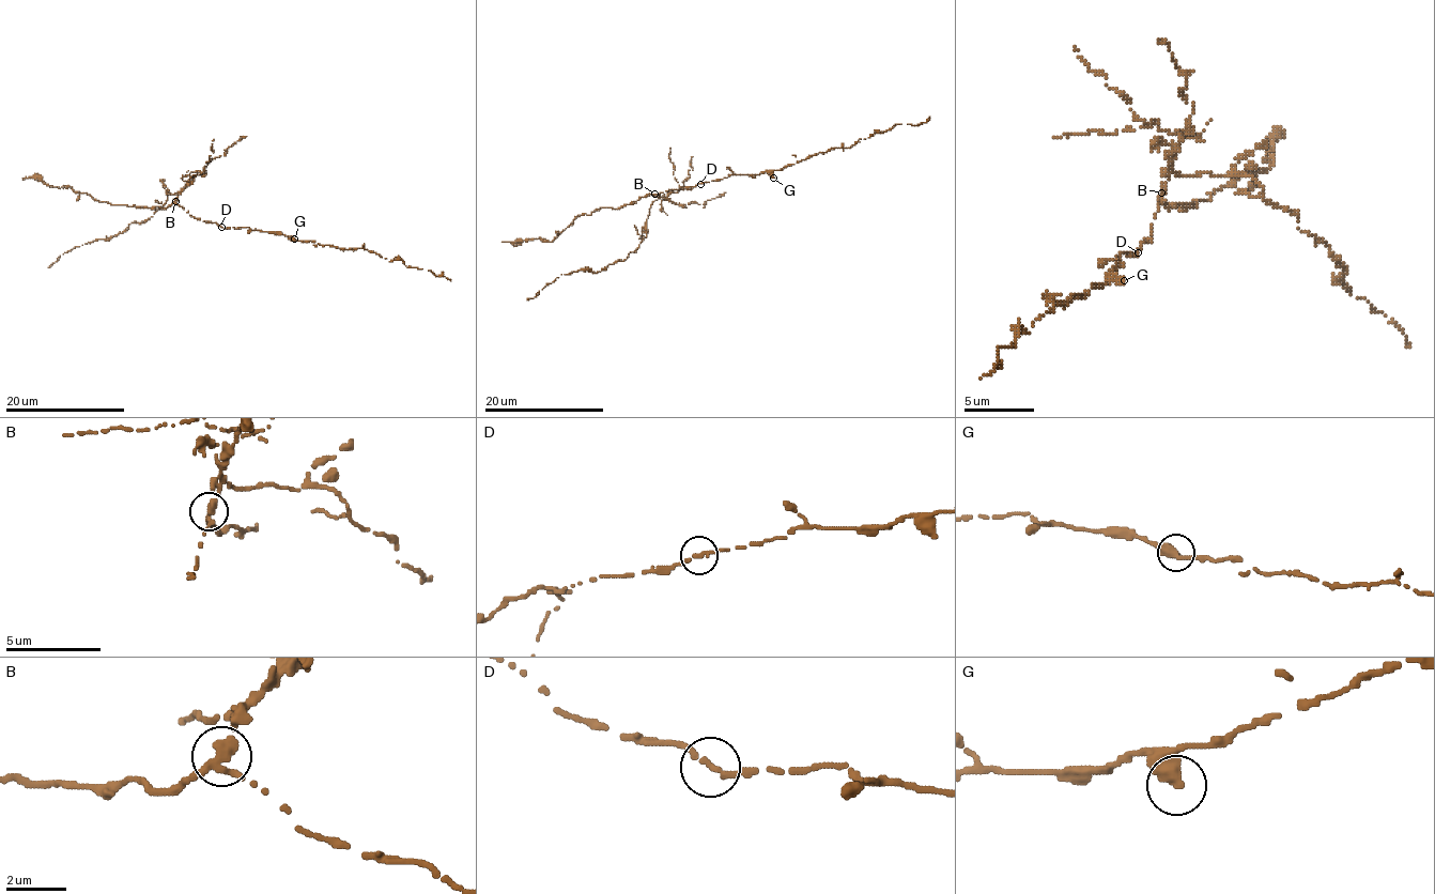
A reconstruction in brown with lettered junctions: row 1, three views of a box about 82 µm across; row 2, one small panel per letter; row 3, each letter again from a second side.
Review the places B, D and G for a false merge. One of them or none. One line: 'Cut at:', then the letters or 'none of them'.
Cut at: B

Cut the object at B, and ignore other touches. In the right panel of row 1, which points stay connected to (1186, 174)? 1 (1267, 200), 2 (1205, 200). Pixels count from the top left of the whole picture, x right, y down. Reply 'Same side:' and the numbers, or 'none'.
Same side: 1

